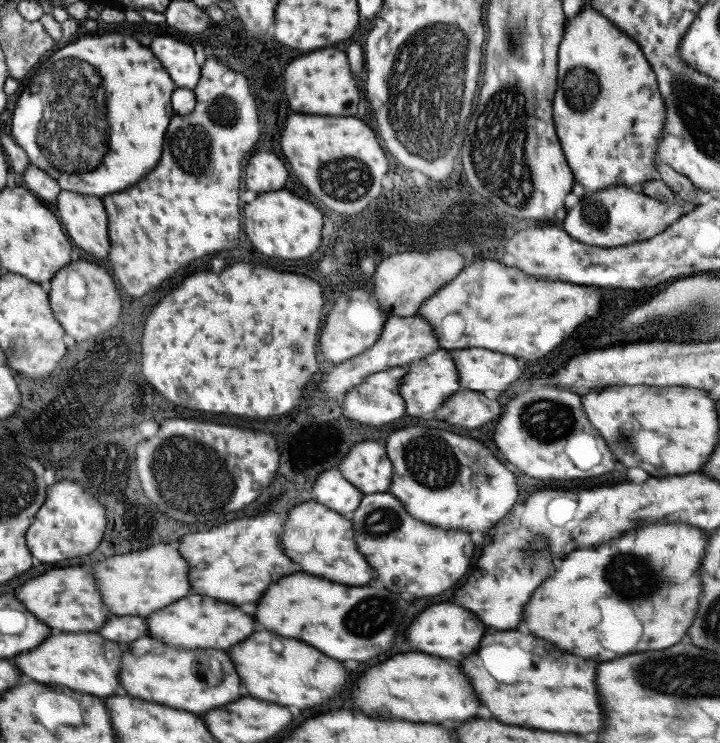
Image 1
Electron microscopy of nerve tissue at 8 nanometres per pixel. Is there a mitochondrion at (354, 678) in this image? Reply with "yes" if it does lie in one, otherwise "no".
no

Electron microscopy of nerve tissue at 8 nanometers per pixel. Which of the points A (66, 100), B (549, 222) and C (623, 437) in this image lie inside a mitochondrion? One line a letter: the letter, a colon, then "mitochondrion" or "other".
A: mitochondrion
B: other
C: mitochondrion

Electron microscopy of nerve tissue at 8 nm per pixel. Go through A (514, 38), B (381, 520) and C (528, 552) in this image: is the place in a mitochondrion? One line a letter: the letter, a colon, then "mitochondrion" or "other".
A: mitochondrion
B: mitochondrion
C: mitochondrion

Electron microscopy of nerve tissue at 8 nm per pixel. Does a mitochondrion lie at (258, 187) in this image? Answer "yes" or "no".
no

